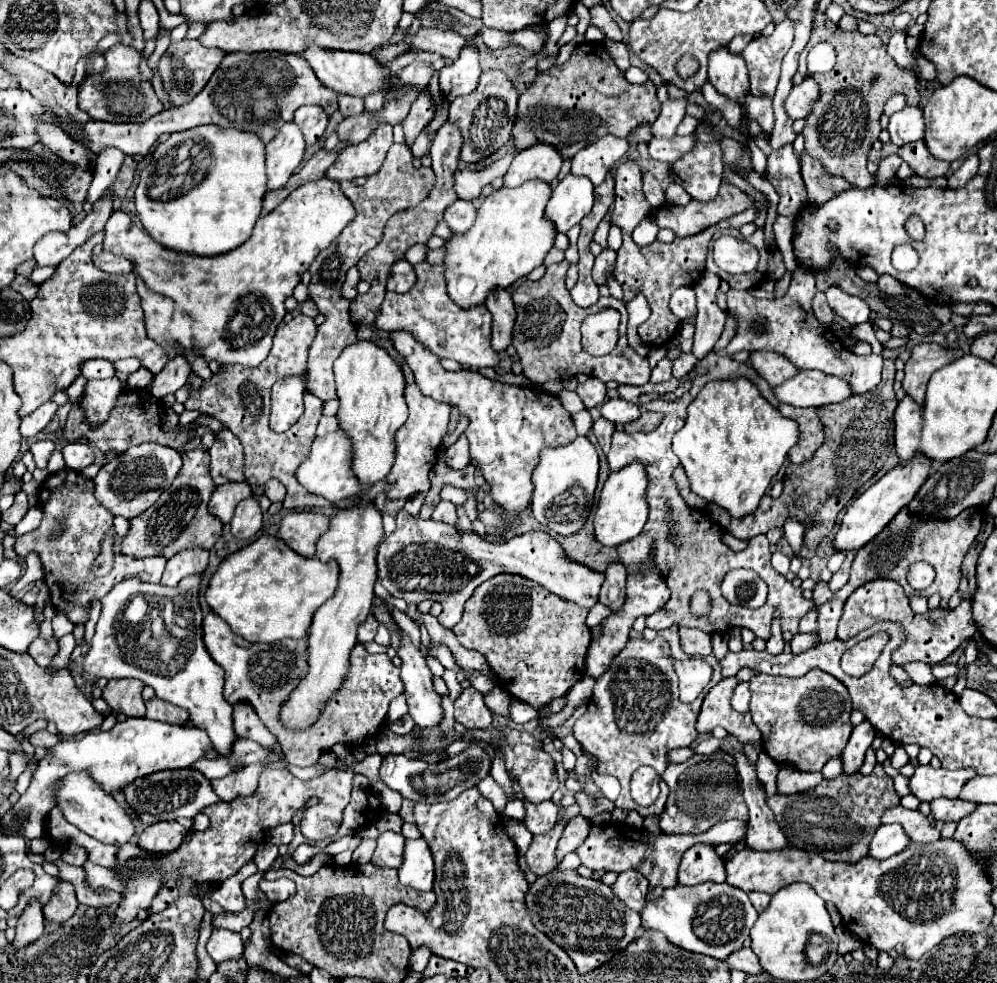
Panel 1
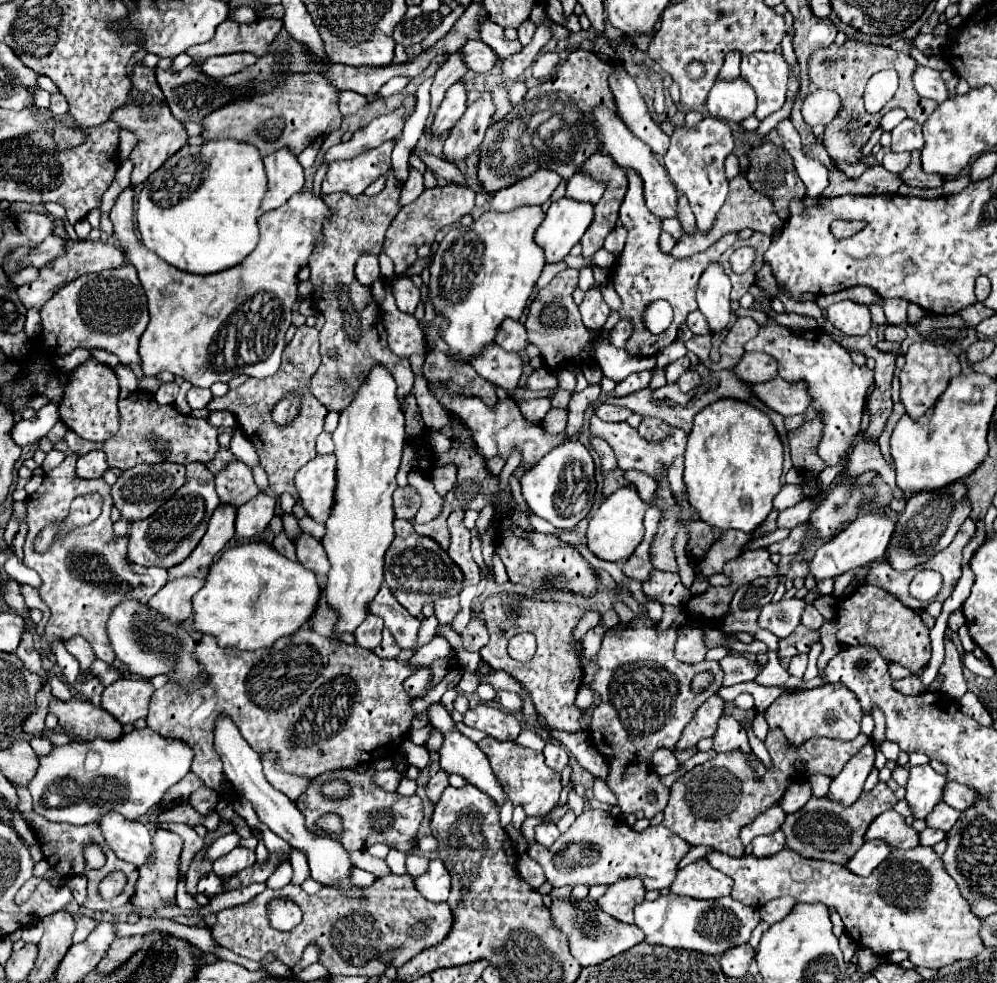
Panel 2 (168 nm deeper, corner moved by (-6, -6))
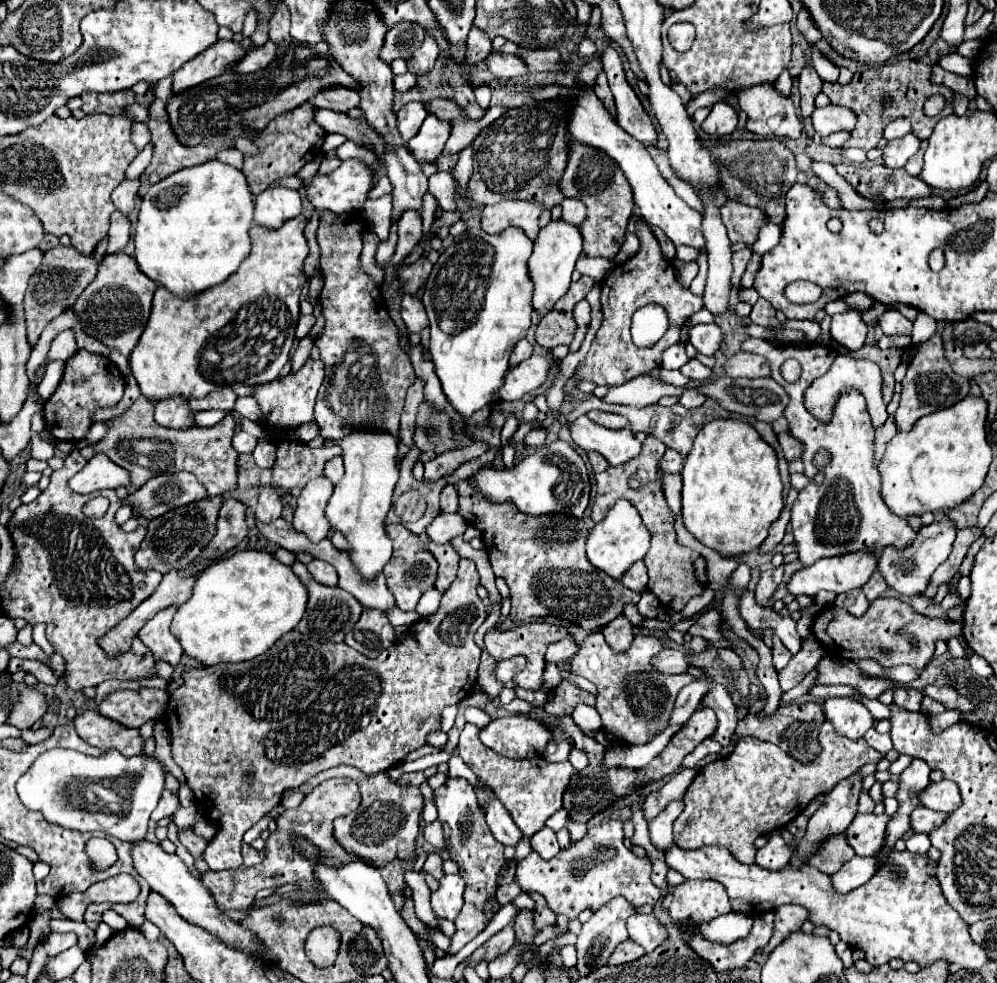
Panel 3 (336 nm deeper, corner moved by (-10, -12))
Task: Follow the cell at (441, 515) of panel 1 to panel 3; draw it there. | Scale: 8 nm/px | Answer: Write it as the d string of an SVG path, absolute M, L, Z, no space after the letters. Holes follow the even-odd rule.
M460 559L458 577L444 591L440 609L434 615L424 617L424 619L420 619L420 623L412 625L406 639L394 643L390 649L386 649L386 653L378 655L376 659L364 657L356 649L350 649L346 643L318 643L318 641L314 641L314 639L310 639L304 633L294 629L294 631L286 633L286 637L278 639L272 649L268 649L262 657L256 657L254 661L244 661L244 663L234 663L234 665L210 665L210 667L200 667L200 669L188 669L182 673L184 683L180 685L180 689L170 693L170 699L168 699L170 703L164 711L164 717L166 717L168 731L170 731L172 757L174 757L176 765L184 771L186 783L194 791L196 807L204 817L212 819L218 825L218 833L212 837L212 841L208 843L208 849L204 851L204 861L208 863L208 867L212 871L224 871L224 869L234 869L234 867L242 865L242 853L240 853L242 835L246 833L246 829L250 829L254 823L258 823L266 811L270 811L274 805L280 803L280 795L286 789L296 789L302 783L306 783L310 777L318 775L320 771L326 771L326 769L332 769L338 765L352 765L366 775L376 775L384 769L398 765L410 751L414 751L426 743L426 735L440 727L442 709L448 705L460 703L476 687L482 649L474 643L474 633L478 631L478 627L484 623L484 619L488 615L482 599L476 593L478 585L480 585L480 577L478 577L478 571L474 567L474 561Z

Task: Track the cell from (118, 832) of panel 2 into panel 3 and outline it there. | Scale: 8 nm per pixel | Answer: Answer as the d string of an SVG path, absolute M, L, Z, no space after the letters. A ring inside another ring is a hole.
M146 839L134 841L130 855L132 855L132 859L134 859L134 869L138 871L138 875L142 875L142 877L148 881L148 885L150 885L152 891L158 891L162 897L166 897L186 921L204 927L206 931L210 931L210 933L214 933L218 939L222 939L222 943L226 943L226 945L230 945L230 947L236 947L236 949L248 953L250 957L256 957L256 955L258 955L254 937L252 937L246 929L242 929L236 921L228 919L226 915L222 915L222 913L216 909L216 901L210 897L210 891L206 891L206 887L202 885L202 881L194 879L194 877L188 873L186 865L182 863L182 859L180 859L178 855L170 855L170 853L162 851L160 845L150 843L150 841L146 841Z

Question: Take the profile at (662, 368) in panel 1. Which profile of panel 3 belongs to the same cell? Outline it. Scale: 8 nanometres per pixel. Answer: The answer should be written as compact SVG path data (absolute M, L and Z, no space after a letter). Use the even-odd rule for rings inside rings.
M690 359L682 369L680 369L686 377L690 377L690 379L696 379L696 381L704 381L704 379L708 379L710 377L710 369L708 367L704 367L698 359Z

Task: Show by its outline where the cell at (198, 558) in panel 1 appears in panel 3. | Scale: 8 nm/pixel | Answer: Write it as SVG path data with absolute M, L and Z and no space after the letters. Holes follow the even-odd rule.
M170 605L168 609L162 609L162 613L156 613L156 617L152 617L138 633L138 637L154 653L154 659L168 661L174 667L178 665L178 661L182 657L182 645L180 645L178 637L170 631L170 623L172 623L178 607L180 605Z

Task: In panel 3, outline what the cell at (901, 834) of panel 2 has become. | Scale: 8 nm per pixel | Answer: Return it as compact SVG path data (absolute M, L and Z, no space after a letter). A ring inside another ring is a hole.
M858 813L858 817L854 817L850 829L846 829L846 835L850 837L850 845L856 855L878 855L884 851L882 847L886 841L888 821L890 817L886 813Z

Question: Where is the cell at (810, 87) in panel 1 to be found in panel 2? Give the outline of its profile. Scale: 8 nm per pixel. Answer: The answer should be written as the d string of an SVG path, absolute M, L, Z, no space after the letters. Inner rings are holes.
M818 89L804 99L802 115L808 125L818 125L818 123L828 125L834 119L834 115L838 115L840 107L842 103L834 91Z

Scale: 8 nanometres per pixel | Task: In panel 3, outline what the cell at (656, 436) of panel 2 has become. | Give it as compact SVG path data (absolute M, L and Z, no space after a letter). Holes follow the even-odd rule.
M648 435L638 459L634 459L622 467L608 467L606 471L598 473L596 475L598 495L596 495L596 503L592 507L592 519L594 519L594 523L602 521L618 499L628 499L638 509L646 529L652 535L650 551L644 557L644 563L648 567L648 577L650 577L648 589L660 599L660 603L664 607L680 611L682 605L686 605L686 601L690 597L700 595L706 589L708 579L706 579L706 559L700 553L692 551L690 547L680 545L676 539L674 515L666 505L664 487L662 487L660 459L664 457L666 449L668 447L662 441Z

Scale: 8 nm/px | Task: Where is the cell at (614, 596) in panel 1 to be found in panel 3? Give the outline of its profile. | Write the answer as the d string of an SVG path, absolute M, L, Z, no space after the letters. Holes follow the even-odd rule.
M624 615L616 617L614 621L610 621L602 629L602 633L604 633L606 641L610 641L612 649L616 649L616 651L626 651L630 647L630 643L632 643L632 637L634 637L632 623Z

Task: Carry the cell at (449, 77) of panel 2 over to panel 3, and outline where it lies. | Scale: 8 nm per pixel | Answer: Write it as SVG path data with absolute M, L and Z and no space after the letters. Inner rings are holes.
M470 29L468 33L468 39L466 39L466 55L464 55L464 63L474 67L476 63L484 61L486 55L490 53L492 49L492 43L490 39L480 31L480 29Z

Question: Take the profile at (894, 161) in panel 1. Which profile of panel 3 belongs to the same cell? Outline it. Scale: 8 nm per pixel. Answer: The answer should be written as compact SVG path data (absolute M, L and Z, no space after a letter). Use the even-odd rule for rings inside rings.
M924 147L914 155L914 157L910 157L908 159L908 163L904 165L904 169L910 173L910 175L920 175L920 171L922 171L922 165L924 165L924 161L922 161L922 155L924 155Z

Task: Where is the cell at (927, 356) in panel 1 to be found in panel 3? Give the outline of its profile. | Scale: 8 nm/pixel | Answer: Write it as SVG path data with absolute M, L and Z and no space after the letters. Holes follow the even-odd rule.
M938 321L934 335L918 345L916 355L912 357L912 361L908 363L908 373L902 381L902 397L900 397L900 407L894 413L896 419L896 427L900 431L910 431L914 427L914 423L924 417L930 415L938 409L950 407L954 403L958 403L962 397L968 395L968 379L960 377L952 371L948 359L944 357L944 341L942 341L942 329L948 327L950 321Z

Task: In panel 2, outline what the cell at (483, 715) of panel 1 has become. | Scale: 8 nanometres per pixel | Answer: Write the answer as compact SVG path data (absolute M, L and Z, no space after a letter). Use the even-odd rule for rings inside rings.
M478 705L476 709L470 709L464 715L464 723L468 727L474 727L478 731L484 731L486 735L506 741L512 737L512 719L508 713L488 707L488 705Z

